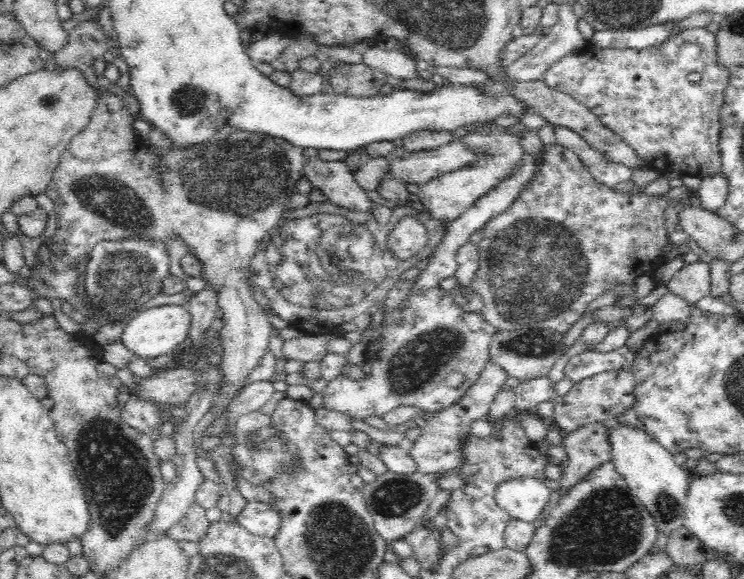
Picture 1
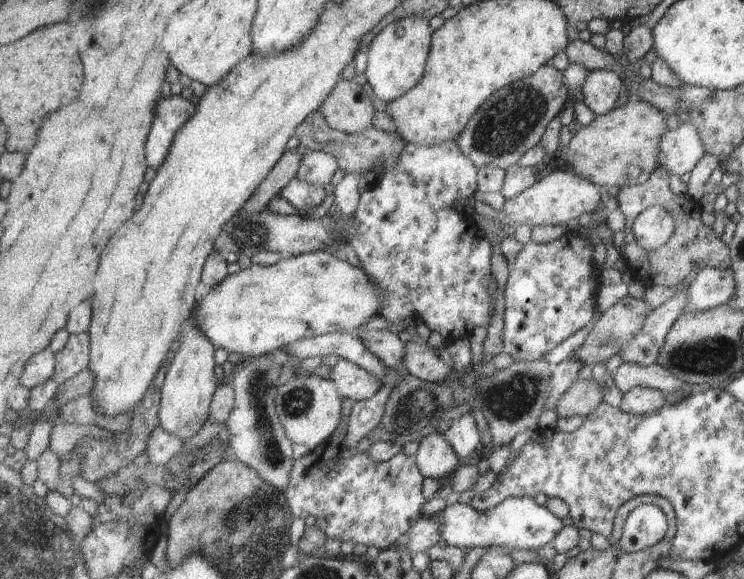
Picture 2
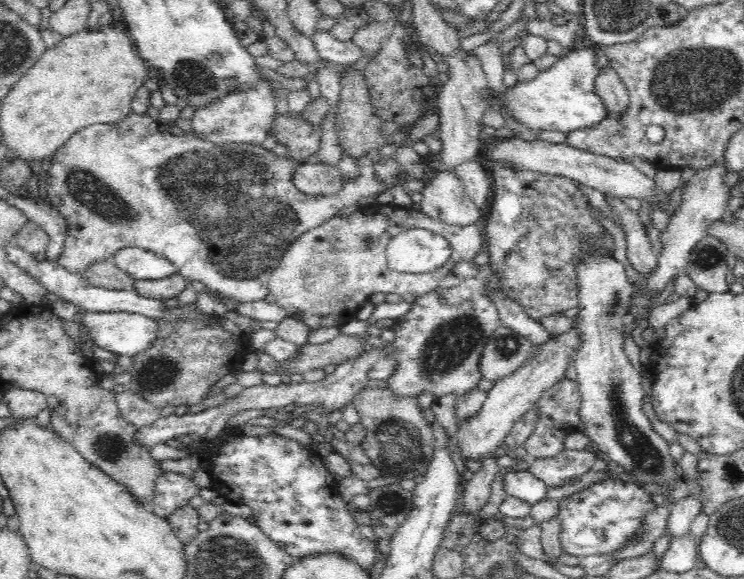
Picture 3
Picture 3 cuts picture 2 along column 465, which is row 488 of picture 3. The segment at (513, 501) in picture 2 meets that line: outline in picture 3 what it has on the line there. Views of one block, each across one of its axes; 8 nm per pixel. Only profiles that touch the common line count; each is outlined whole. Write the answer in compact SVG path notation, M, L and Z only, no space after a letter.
M525 471L508 472L503 479L504 489L508 496L524 500L530 505L547 499L548 486L533 473Z

